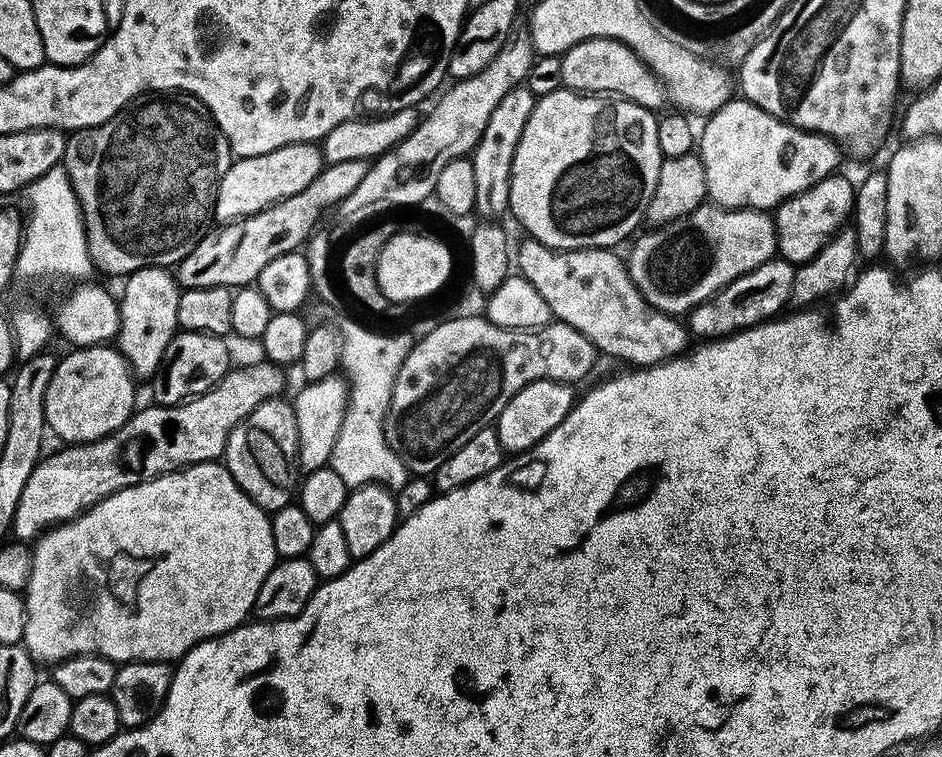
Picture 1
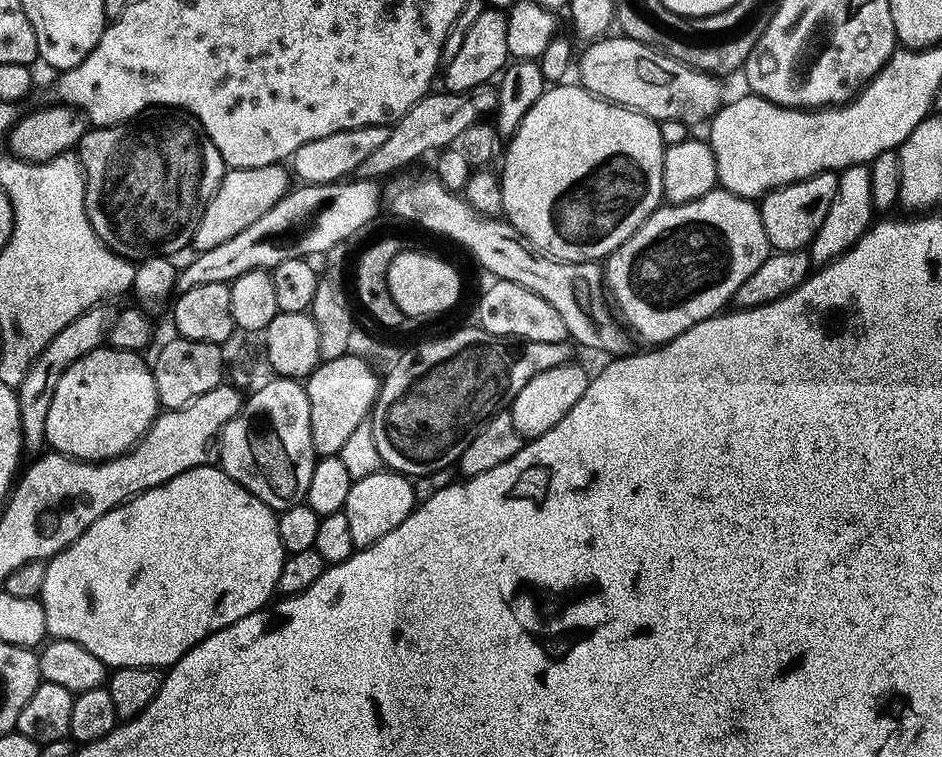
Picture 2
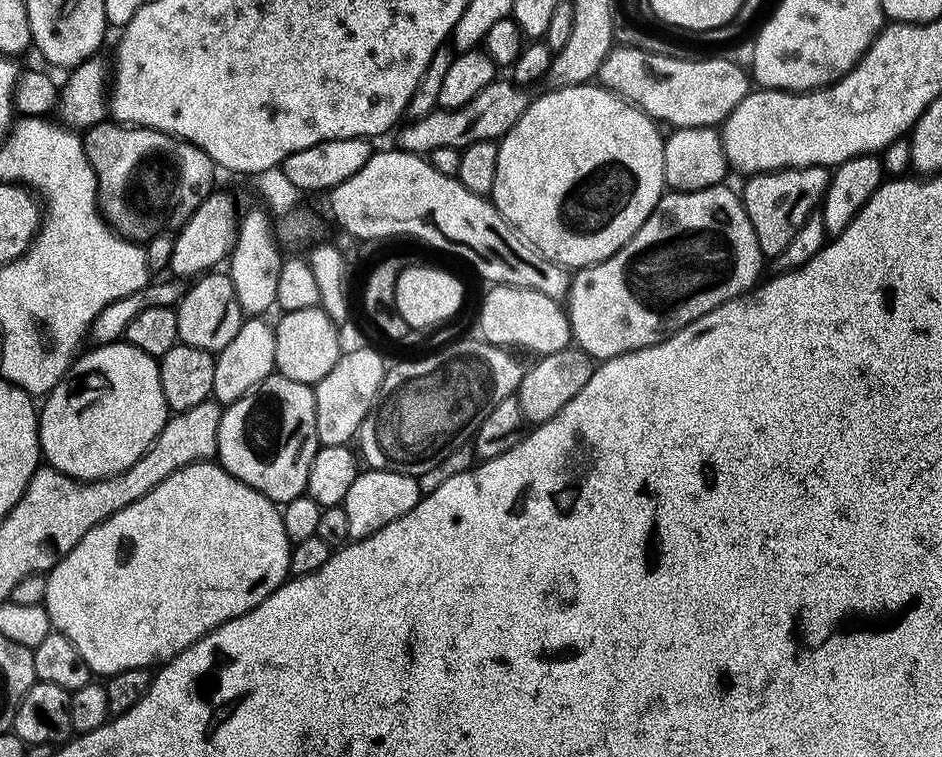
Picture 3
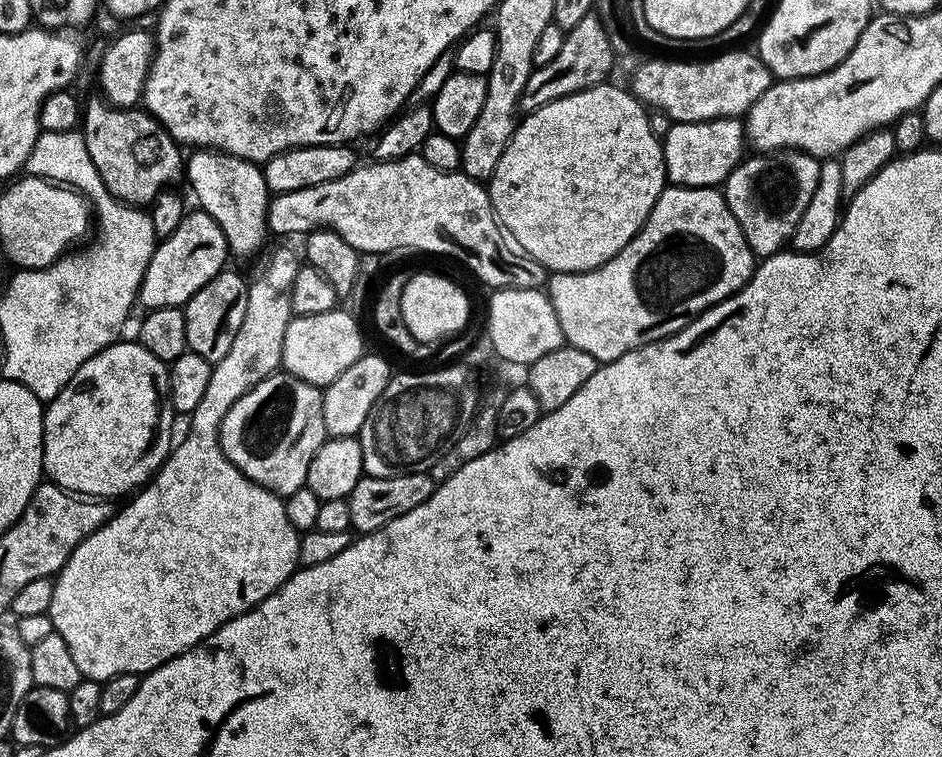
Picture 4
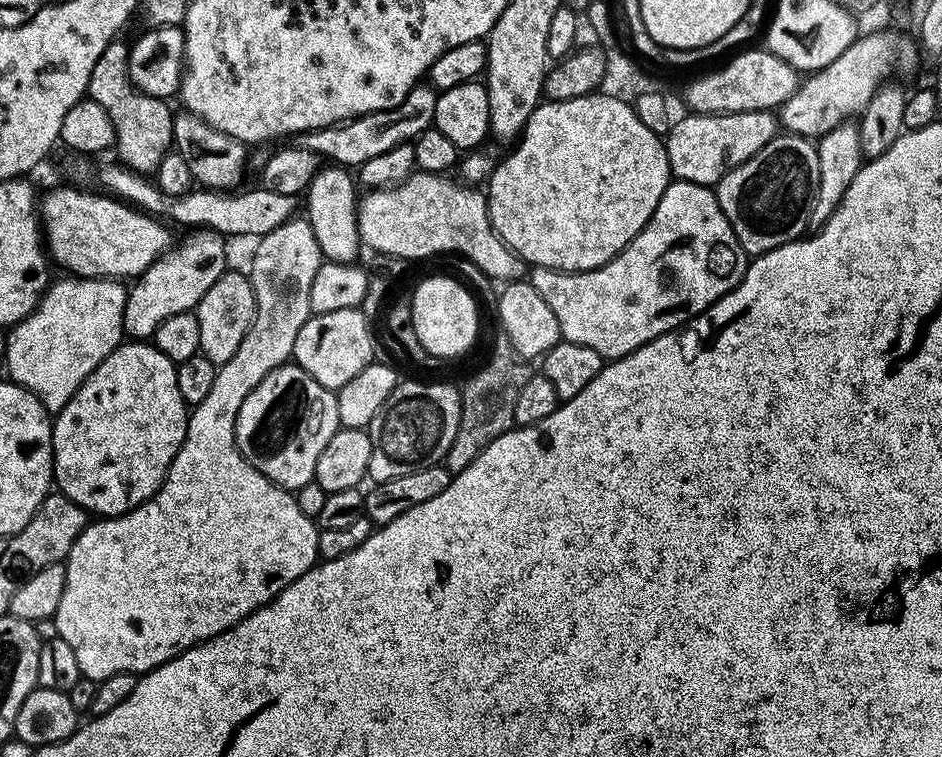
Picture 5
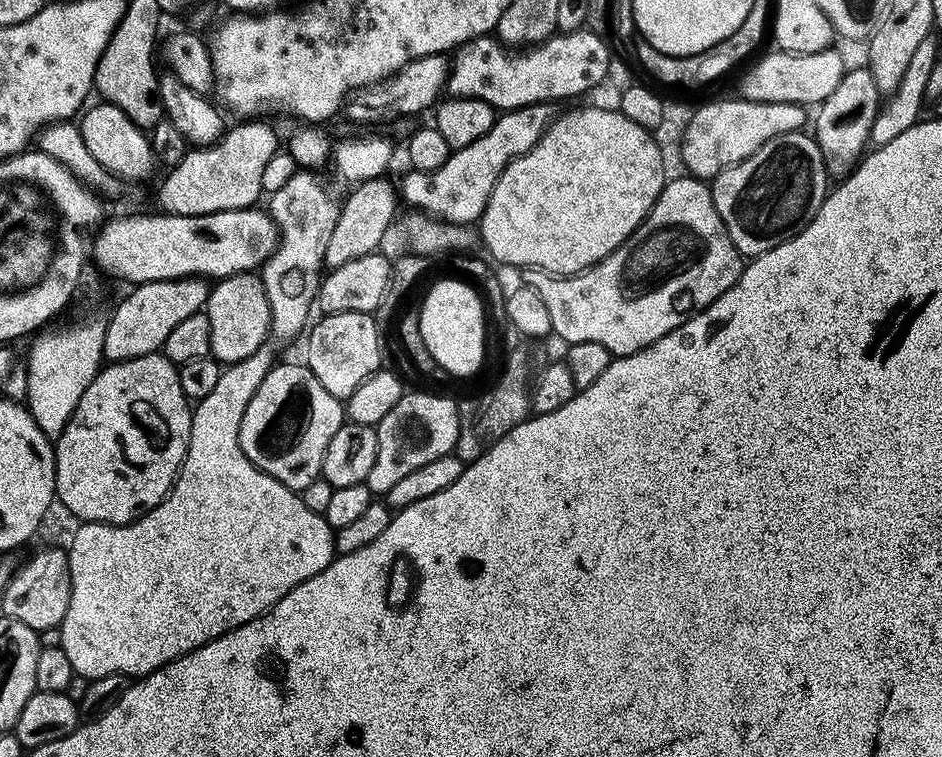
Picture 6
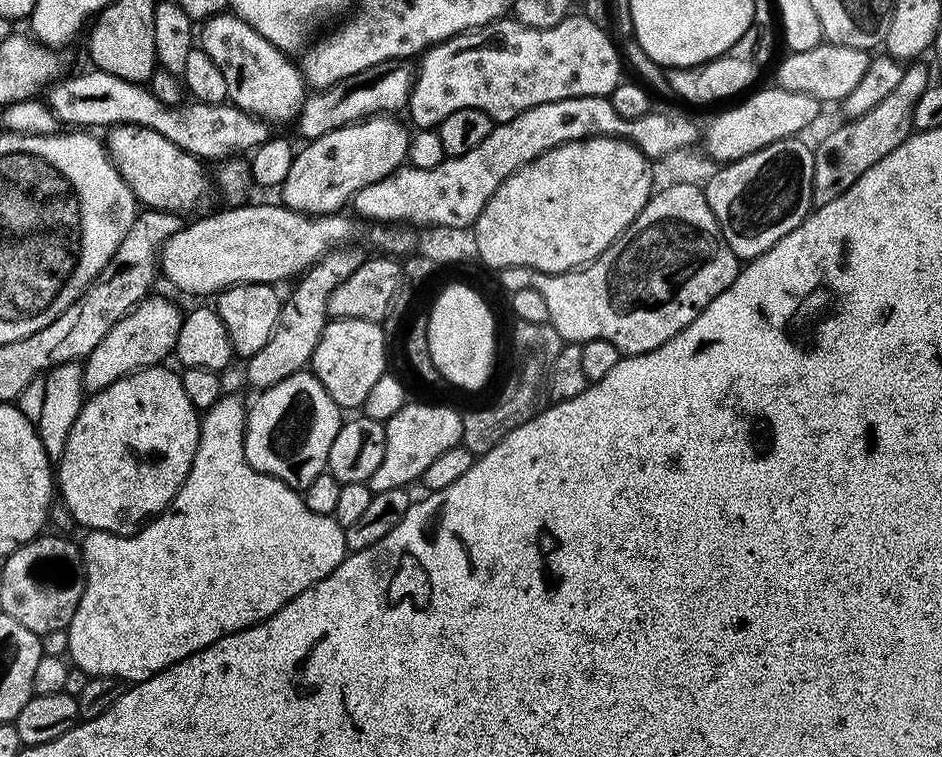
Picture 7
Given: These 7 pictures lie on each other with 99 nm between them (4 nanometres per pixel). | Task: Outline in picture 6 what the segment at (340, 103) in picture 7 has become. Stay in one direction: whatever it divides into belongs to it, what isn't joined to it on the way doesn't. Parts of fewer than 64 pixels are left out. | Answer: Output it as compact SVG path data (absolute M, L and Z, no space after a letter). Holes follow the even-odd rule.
M444 54L411 60L388 79L352 93L343 105L342 116L356 124L380 124L383 120L394 119L395 116L414 116L418 112L426 111L428 107L431 109L448 87L449 67L449 57Z

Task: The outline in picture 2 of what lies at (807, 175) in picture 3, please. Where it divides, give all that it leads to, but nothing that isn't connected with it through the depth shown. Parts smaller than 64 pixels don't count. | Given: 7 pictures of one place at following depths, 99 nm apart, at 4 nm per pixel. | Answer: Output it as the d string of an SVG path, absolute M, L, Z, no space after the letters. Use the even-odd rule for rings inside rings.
M835 171L820 172L817 176L795 180L793 184L784 184L780 188L773 188L771 192L765 192L758 207L769 245L777 252L807 249L816 239L817 230L824 225L839 181L840 177Z

